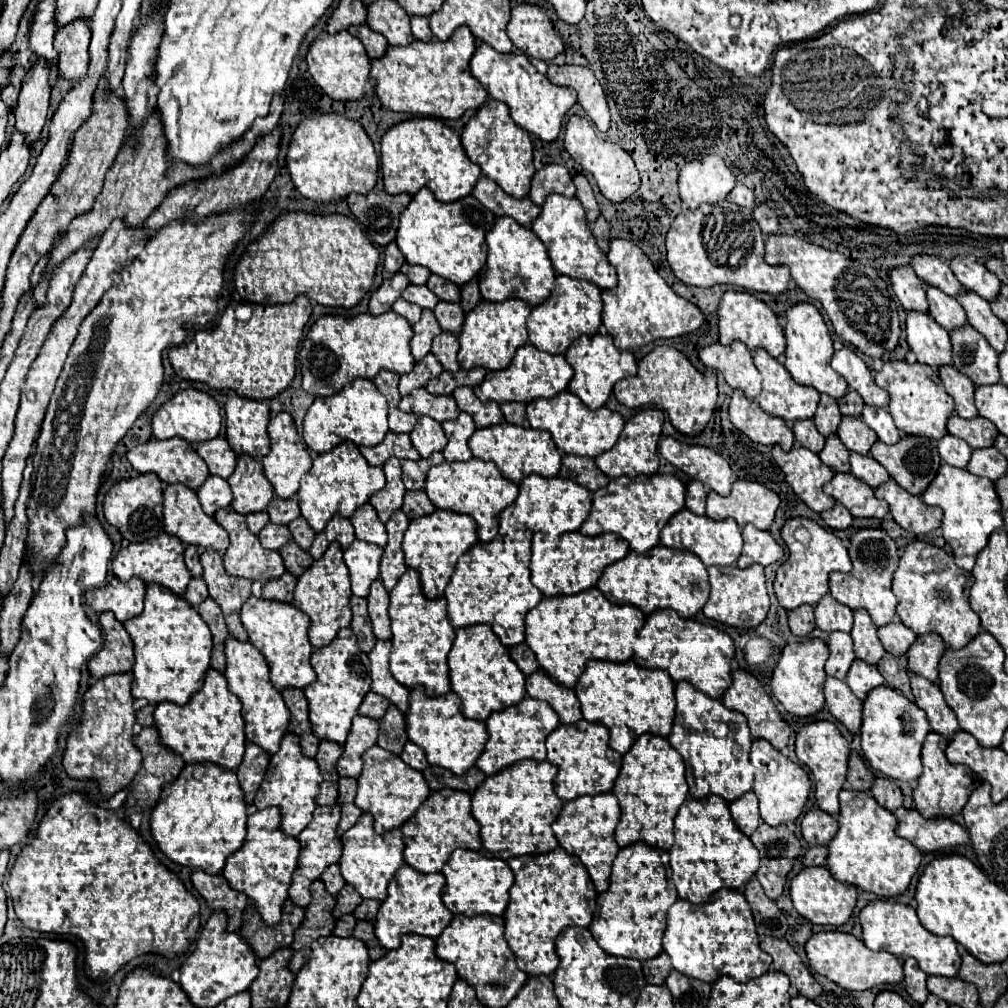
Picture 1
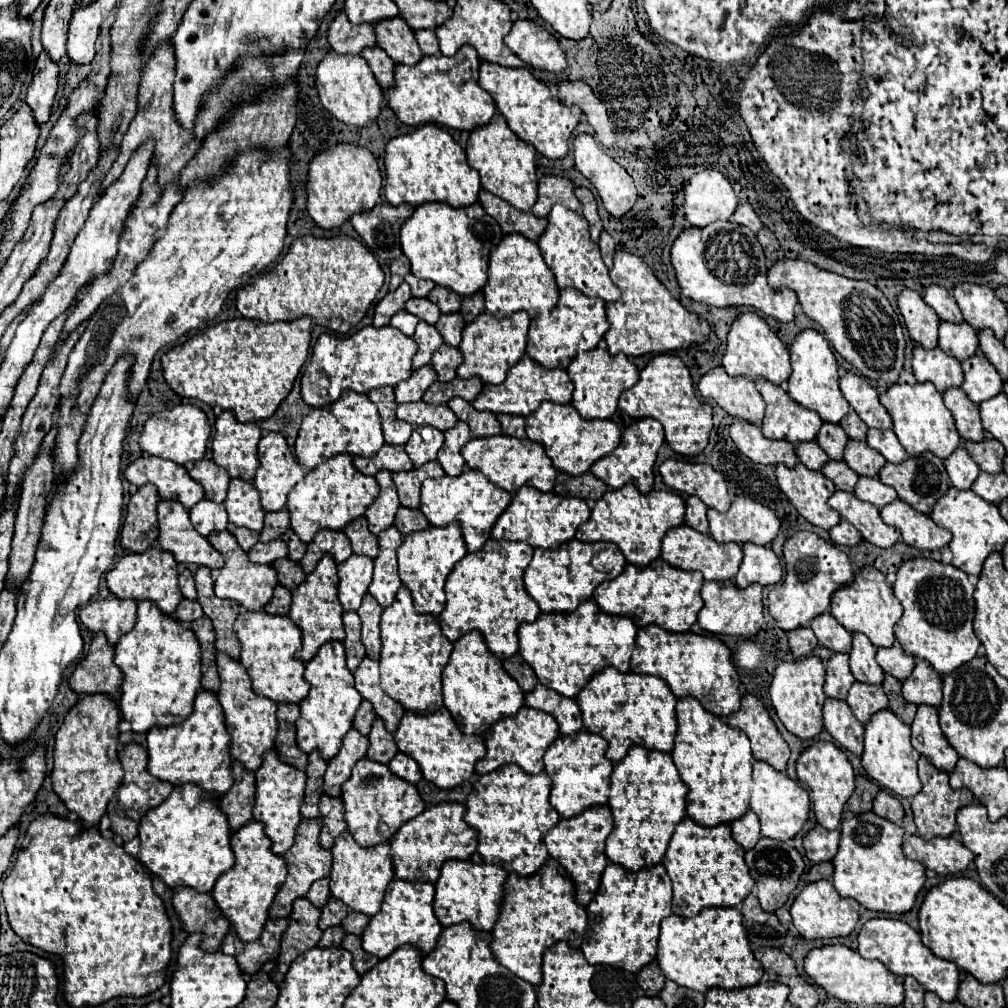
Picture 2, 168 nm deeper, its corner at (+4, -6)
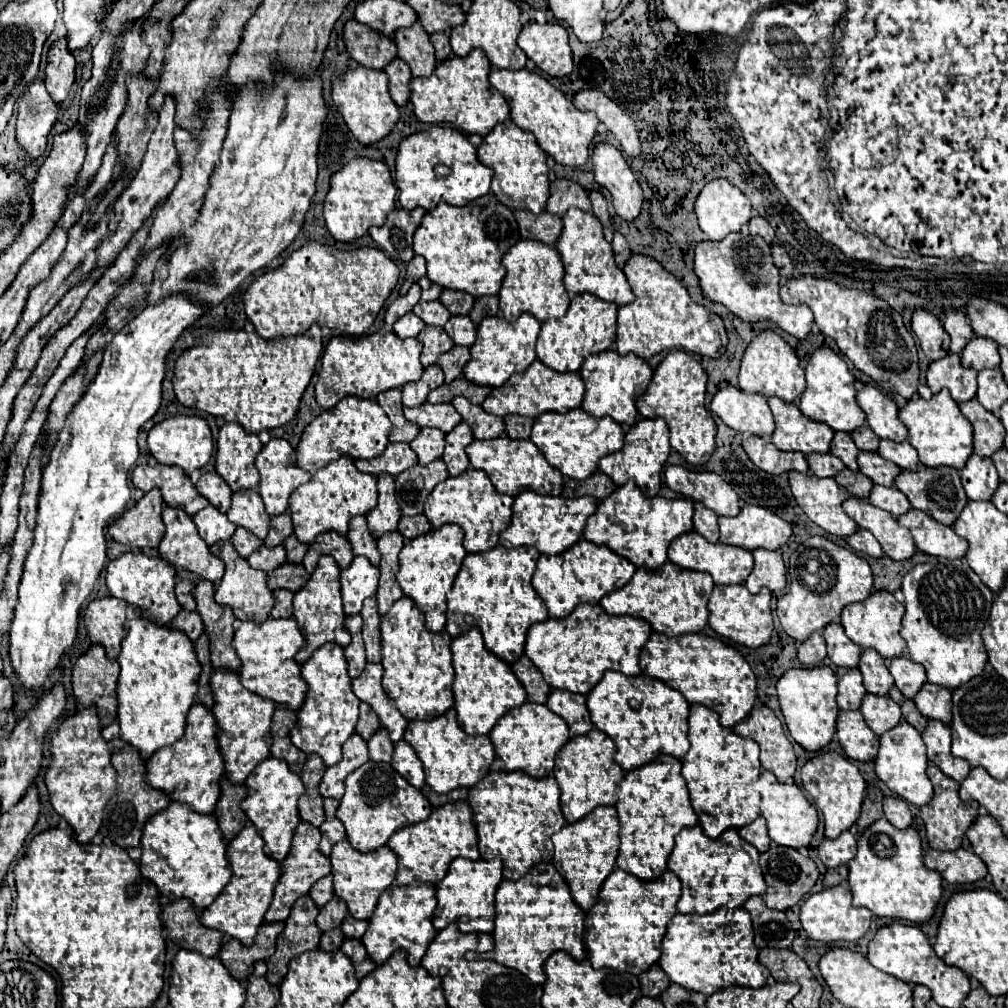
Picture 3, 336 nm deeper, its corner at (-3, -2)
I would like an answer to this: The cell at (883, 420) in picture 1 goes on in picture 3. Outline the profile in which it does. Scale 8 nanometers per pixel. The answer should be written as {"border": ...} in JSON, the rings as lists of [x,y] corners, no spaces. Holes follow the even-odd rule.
{"border":[[[880,439],[878,453],[896,463],[900,469],[916,469],[918,465],[918,453],[908,441],[892,441],[892,439]]]}

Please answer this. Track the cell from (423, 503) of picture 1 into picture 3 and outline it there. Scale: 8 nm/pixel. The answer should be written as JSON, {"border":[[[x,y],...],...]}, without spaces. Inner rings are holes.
{"border":[[[414,515],[414,517],[402,517],[400,523],[398,523],[398,531],[406,537],[406,539],[412,539],[412,537],[418,537],[418,535],[424,535],[432,529],[432,525],[428,523],[426,515]]]}

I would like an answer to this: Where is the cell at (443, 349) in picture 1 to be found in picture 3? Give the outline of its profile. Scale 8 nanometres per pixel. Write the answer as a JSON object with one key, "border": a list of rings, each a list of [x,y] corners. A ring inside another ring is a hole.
{"border":[[[456,345],[450,351],[442,353],[440,359],[438,359],[438,365],[444,371],[444,381],[448,383],[448,381],[454,381],[456,377],[460,377],[462,375],[462,369],[464,369],[464,365],[468,361],[470,361],[470,349],[468,347]]]}

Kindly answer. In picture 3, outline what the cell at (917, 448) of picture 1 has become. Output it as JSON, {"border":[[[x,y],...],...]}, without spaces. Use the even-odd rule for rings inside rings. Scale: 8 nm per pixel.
{"border":[[[918,465],[916,471],[902,469],[894,481],[896,489],[900,489],[912,503],[914,509],[920,509],[932,515],[936,521],[944,525],[952,525],[952,521],[960,515],[960,509],[966,505],[966,493],[960,483],[960,473],[952,467],[926,467]]]}

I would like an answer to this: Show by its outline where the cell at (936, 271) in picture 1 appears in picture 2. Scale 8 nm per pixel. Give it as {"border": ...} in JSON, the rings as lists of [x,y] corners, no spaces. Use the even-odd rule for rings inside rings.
{"border":[[[931,285],[931,287],[927,287],[923,299],[943,321],[949,321],[949,323],[963,323],[965,321],[961,311],[957,309],[955,299],[951,297],[951,293],[947,289]]]}

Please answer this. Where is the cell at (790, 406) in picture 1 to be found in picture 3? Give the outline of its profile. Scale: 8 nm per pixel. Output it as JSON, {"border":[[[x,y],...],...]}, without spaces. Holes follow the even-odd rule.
{"border":[[[768,397],[768,405],[776,419],[772,443],[782,451],[800,451],[804,455],[816,451],[826,453],[834,431],[822,421],[806,417],[796,403],[786,403],[780,397]]]}

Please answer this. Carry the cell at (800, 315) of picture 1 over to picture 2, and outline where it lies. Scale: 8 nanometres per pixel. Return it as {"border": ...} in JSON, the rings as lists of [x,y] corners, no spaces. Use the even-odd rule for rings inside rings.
{"border":[[[807,329],[795,337],[789,353],[791,353],[791,365],[793,365],[793,373],[789,377],[789,387],[787,387],[789,397],[801,407],[817,411],[825,423],[839,423],[849,413],[851,405],[845,401],[837,385],[839,365],[829,347],[829,341],[817,331]]]}

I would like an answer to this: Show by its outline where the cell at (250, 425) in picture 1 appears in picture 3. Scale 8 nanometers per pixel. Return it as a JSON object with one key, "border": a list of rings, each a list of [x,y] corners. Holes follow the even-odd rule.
{"border":[[[224,423],[216,443],[216,471],[226,483],[236,489],[248,489],[258,485],[258,471],[254,469],[254,457],[262,449],[258,435],[244,431],[242,425]]]}

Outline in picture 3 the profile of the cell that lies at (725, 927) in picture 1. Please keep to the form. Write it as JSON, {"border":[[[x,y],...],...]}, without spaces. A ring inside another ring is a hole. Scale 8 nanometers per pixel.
{"border":[[[724,907],[708,915],[676,913],[668,923],[666,935],[662,939],[662,957],[658,963],[672,983],[700,991],[704,995],[712,995],[716,989],[730,985],[762,987],[770,977],[770,971],[758,961],[752,919],[750,913],[742,907]]]}

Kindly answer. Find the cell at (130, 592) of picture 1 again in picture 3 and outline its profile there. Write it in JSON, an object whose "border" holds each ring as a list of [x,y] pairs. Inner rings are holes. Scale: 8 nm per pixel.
{"border":[[[116,597],[94,599],[86,607],[84,623],[92,643],[100,643],[106,647],[110,659],[116,659],[120,653],[120,643],[126,633],[126,609],[128,603]]]}

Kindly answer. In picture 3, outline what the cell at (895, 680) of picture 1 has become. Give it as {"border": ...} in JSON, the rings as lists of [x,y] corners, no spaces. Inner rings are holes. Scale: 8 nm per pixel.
{"border":[[[896,685],[890,689],[888,695],[892,697],[892,701],[896,701],[896,703],[902,707],[902,717],[904,717],[910,725],[914,725],[918,731],[924,731],[924,727],[926,727],[924,715],[916,709],[916,705],[914,705],[910,699],[906,699],[906,697],[900,693],[900,689],[898,689]]]}

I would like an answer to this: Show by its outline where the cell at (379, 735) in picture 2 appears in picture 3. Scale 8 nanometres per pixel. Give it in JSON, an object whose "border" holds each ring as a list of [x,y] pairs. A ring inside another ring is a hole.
{"border":[[[378,729],[372,739],[368,741],[368,749],[370,749],[370,759],[372,761],[392,761],[392,753],[394,753],[394,743],[388,737],[388,729]]]}

